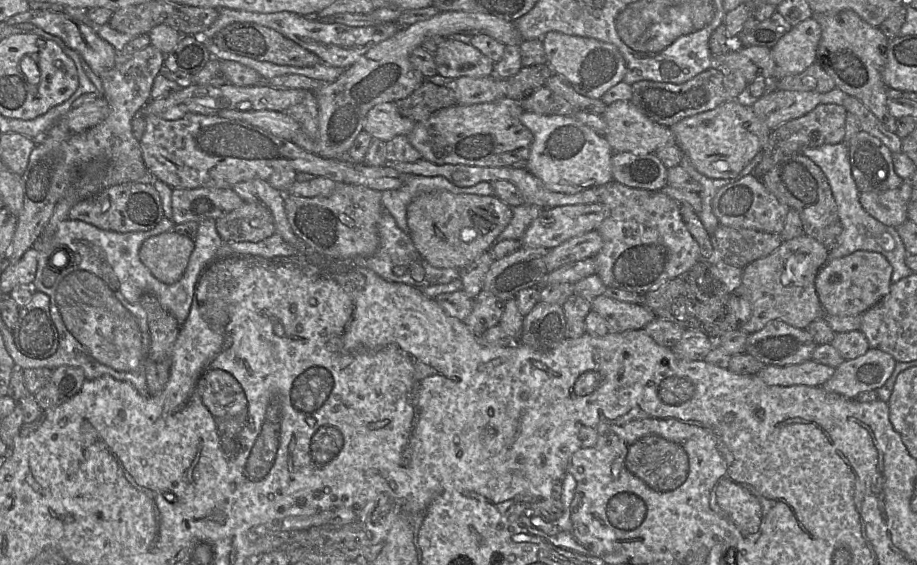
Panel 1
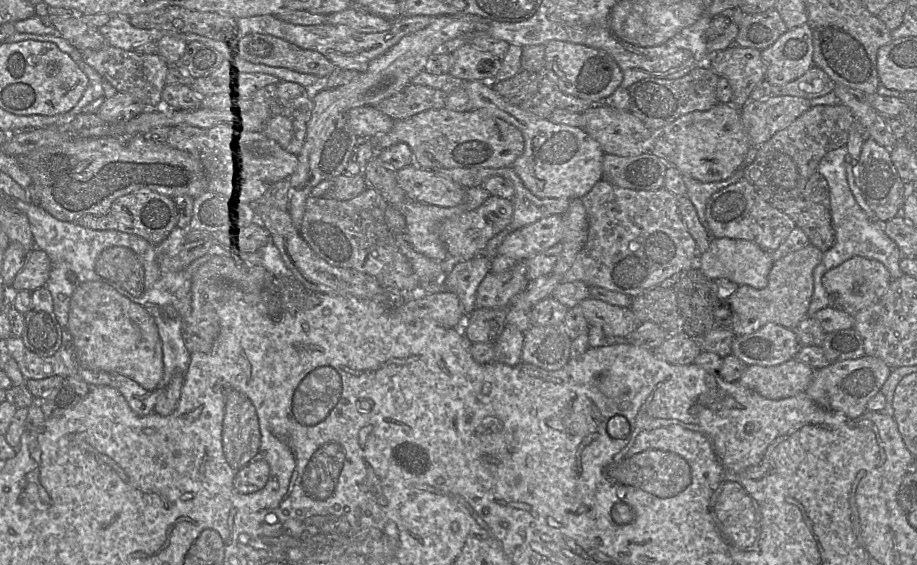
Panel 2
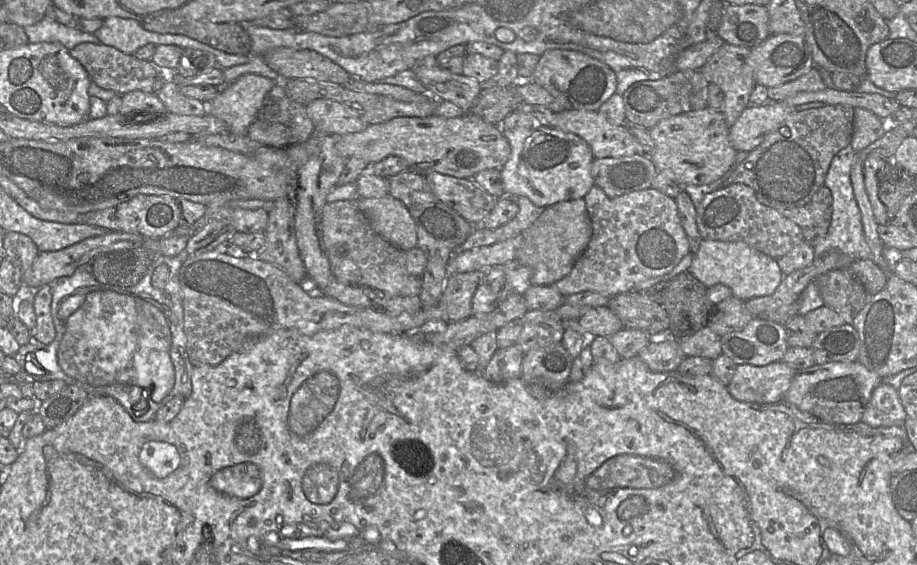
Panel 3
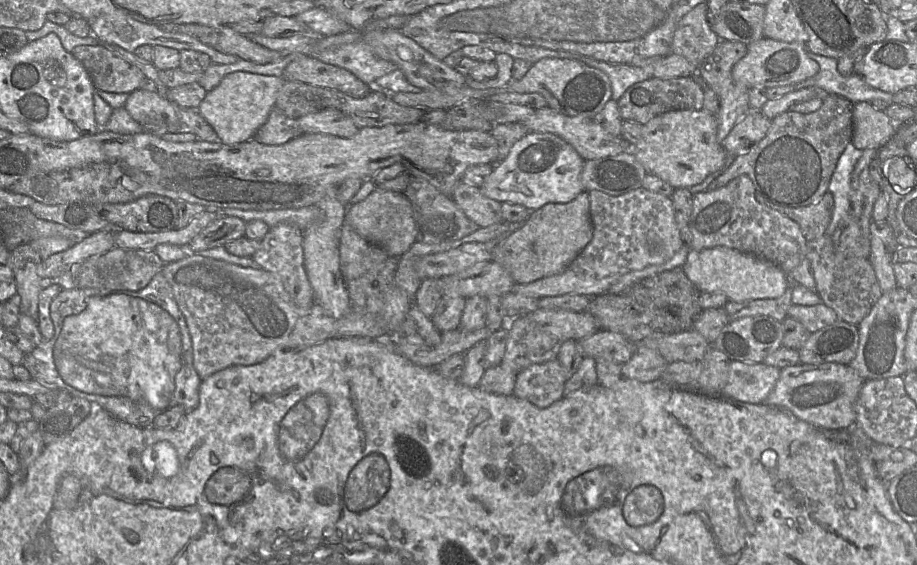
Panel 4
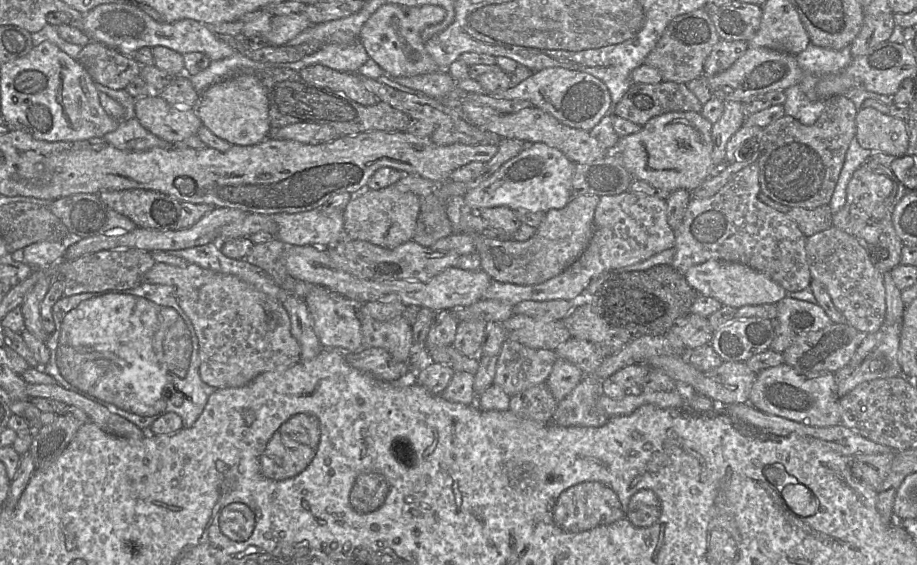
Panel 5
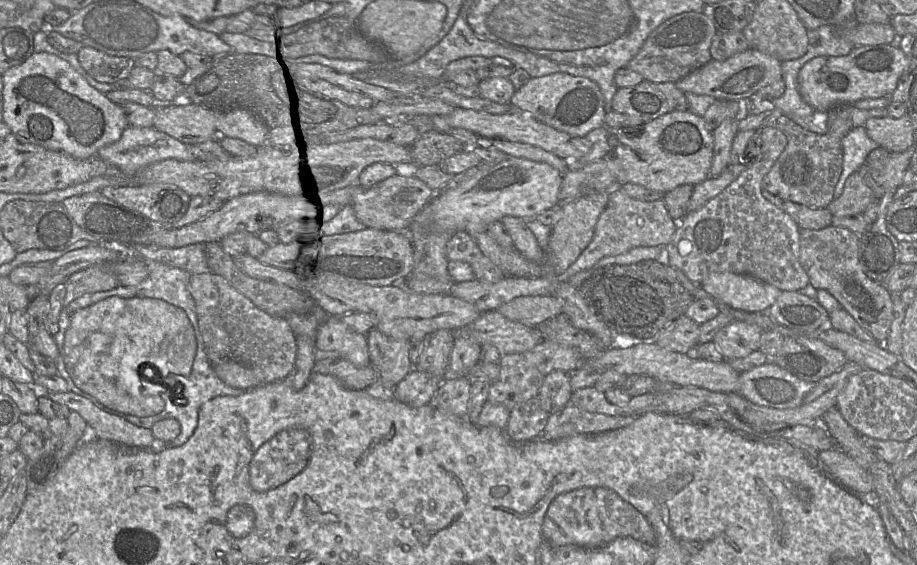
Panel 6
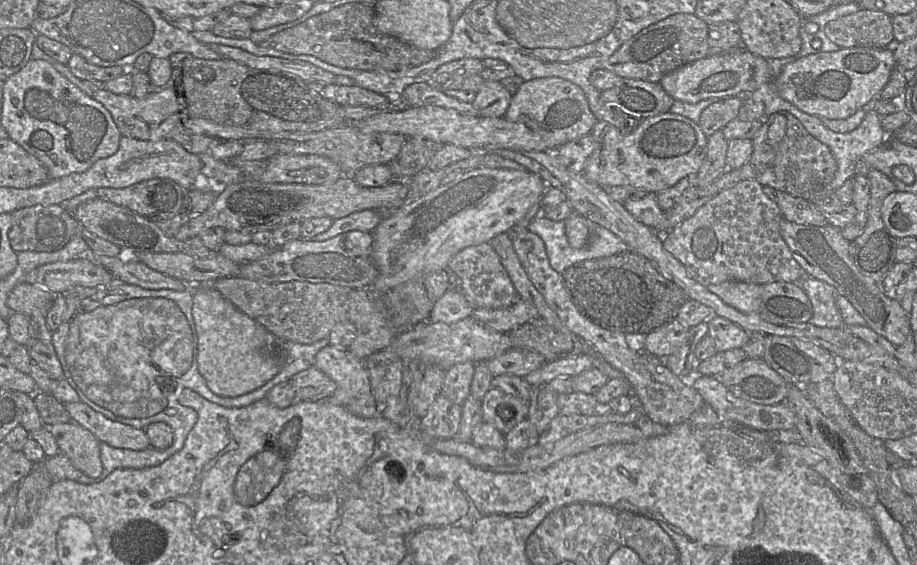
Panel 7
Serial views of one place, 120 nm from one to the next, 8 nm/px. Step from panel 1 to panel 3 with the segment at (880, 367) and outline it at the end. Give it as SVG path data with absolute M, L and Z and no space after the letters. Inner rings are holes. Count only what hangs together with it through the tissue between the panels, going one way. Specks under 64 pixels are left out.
M859 361L816 364L810 368L797 370L784 396L784 401L823 422L856 424L861 422L872 392L882 381L882 377Z

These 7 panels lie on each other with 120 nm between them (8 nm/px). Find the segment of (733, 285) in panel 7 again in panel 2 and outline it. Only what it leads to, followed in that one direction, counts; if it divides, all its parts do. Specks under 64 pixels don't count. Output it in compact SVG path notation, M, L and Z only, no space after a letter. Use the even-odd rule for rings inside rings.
M711 238L707 250L698 257L696 266L710 280L726 278L738 286L747 285L763 289L768 284L768 275L773 263L771 254L753 242L741 239Z

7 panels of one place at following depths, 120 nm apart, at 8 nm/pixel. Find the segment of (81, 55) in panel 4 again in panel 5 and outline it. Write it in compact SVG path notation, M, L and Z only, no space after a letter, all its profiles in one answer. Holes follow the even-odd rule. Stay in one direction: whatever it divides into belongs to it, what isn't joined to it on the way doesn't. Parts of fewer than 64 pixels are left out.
M89 42L79 52L77 61L93 82L113 90L122 90L140 75L141 65L133 56L125 56L99 42Z

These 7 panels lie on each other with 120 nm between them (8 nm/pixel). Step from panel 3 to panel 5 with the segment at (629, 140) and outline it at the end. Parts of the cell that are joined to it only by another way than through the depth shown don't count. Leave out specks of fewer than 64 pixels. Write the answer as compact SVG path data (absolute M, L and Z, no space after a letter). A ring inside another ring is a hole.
M533 106L515 113L497 115L485 125L484 129L494 137L518 139L527 144L544 143L561 151L574 164L590 163L608 154L589 131L569 127Z

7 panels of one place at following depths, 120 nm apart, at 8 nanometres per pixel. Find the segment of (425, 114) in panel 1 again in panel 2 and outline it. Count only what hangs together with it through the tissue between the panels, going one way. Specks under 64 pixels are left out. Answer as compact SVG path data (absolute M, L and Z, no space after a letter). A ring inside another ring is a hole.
M409 83L375 107L394 121L409 118L419 112L445 106L446 93L441 89Z

